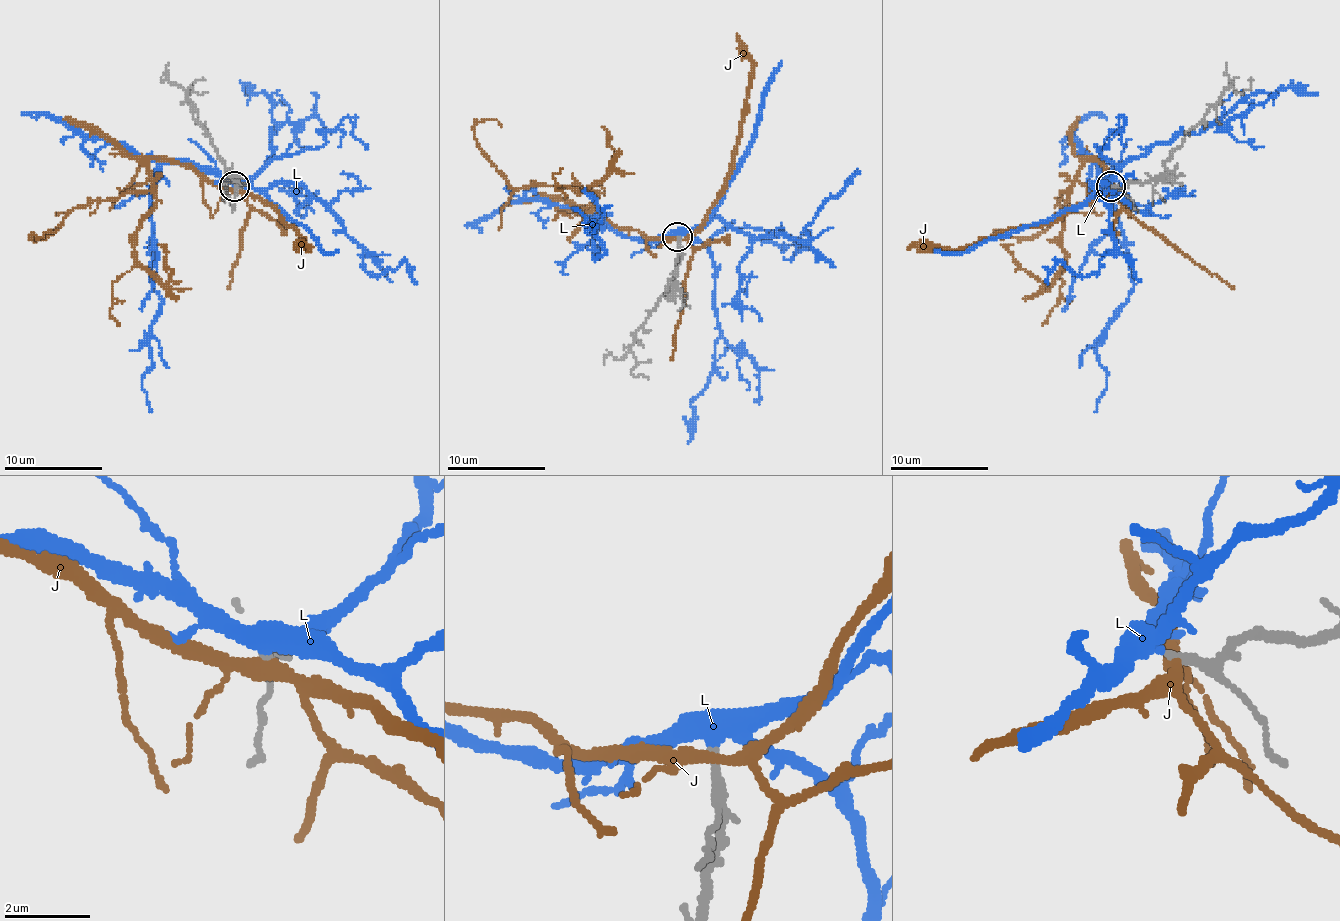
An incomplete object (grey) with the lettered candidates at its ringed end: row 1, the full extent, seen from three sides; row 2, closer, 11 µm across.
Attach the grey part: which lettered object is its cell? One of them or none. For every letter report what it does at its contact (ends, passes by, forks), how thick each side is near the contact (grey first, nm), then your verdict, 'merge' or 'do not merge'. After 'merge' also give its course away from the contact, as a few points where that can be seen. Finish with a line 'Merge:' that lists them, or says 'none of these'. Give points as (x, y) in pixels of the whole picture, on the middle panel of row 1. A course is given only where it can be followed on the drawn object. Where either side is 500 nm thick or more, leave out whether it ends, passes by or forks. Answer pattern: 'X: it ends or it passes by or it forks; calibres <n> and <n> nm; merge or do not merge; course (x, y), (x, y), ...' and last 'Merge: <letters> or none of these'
J: it forks; calibres 180 and 240 nm; do not merge
L: it forks; calibres 220 and 360 nm; merge; course (678, 237), (638, 237), (599, 227), (594, 259), (604, 252), (592, 232), (594, 222), (584, 232), (594, 220)
Merge: L

